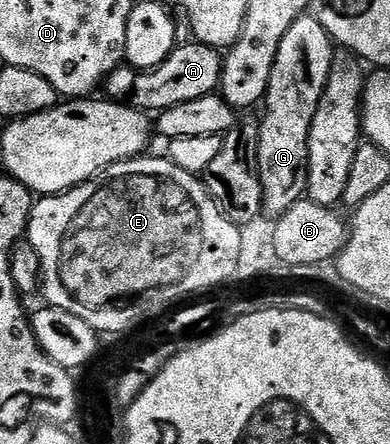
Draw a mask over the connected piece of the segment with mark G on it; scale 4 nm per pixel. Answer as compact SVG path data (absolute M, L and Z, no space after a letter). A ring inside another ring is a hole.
M312 16L295 20L287 36L283 36L283 44L279 44L279 56L275 56L275 68L271 68L271 84L267 88L263 103L265 118L260 119L261 136L257 139L257 170L261 173L261 209L266 215L270 214L270 219L280 218L287 208L291 208L291 204L302 201L306 193L311 120L315 120L319 100L327 88L327 76L333 67L334 57L333 39L325 31L323 24L319 24L319 20Z

